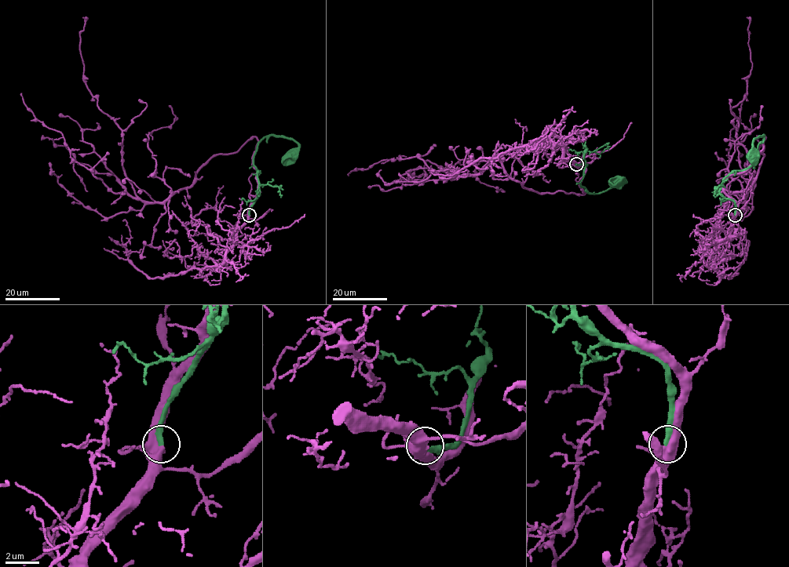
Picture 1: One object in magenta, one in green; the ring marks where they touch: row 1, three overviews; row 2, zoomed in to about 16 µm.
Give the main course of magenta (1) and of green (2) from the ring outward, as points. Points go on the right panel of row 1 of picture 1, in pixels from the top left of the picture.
1: (735, 214), (723, 180), (765, 137), (756, 180), (735, 202), (750, 170), (731, 109), (746, 95), (746, 17)
2: (735, 214), (735, 203), (725, 198), (719, 189), (725, 176), (752, 164), (764, 136), (754, 139), (754, 154)

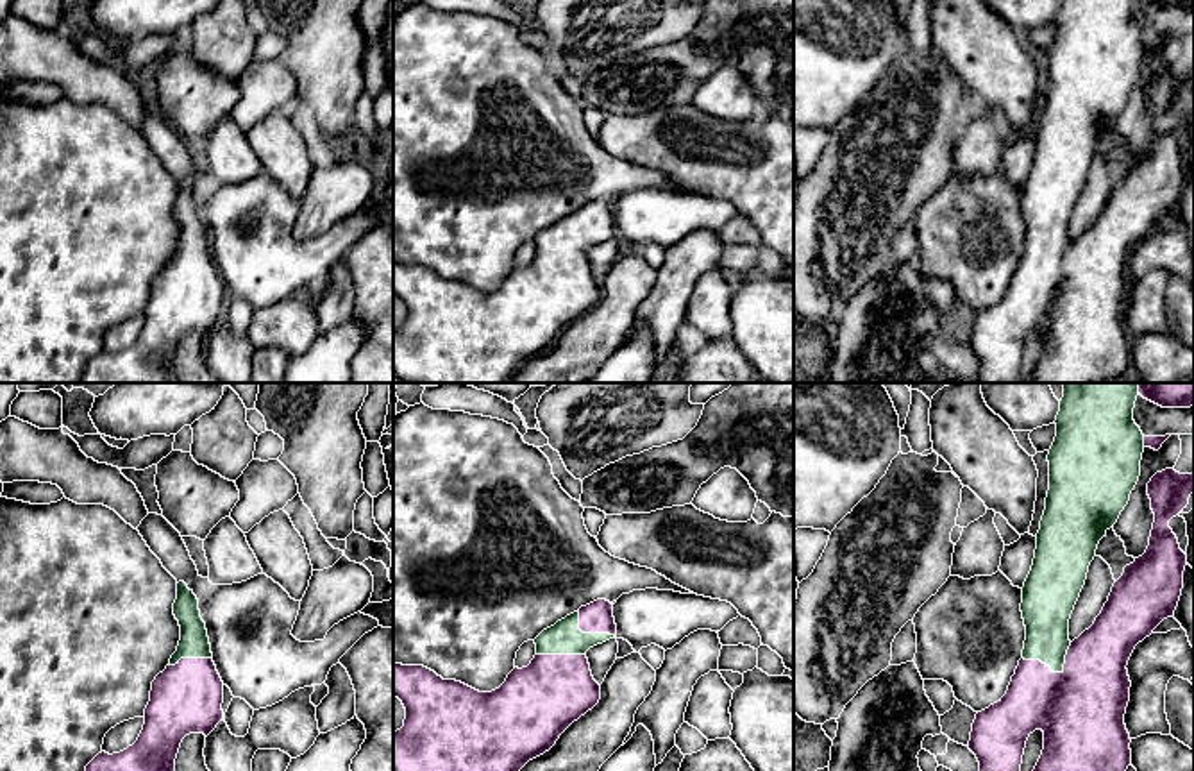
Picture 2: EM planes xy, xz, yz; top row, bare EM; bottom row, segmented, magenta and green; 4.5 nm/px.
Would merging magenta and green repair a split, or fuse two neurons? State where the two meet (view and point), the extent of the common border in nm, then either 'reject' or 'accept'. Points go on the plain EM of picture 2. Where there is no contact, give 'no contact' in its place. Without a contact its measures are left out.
contact yz (1055, 272); length 240 nm; accept

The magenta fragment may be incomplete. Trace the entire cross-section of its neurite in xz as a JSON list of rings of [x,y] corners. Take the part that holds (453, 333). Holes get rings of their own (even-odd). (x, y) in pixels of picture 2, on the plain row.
[[[597,199],[586,206],[581,206],[577,211],[558,220],[554,225],[543,229],[536,238],[536,254],[527,267],[515,267],[506,281],[492,290],[479,292],[461,281],[443,279],[434,270],[424,265],[402,265],[393,261],[393,295],[399,297],[406,308],[404,326],[393,331],[393,374],[404,383],[508,383],[529,360],[549,351],[559,335],[581,315],[592,309],[601,299],[601,284],[593,279],[586,250],[597,243],[602,243],[617,236],[617,224],[613,216],[613,204],[606,199]]]

